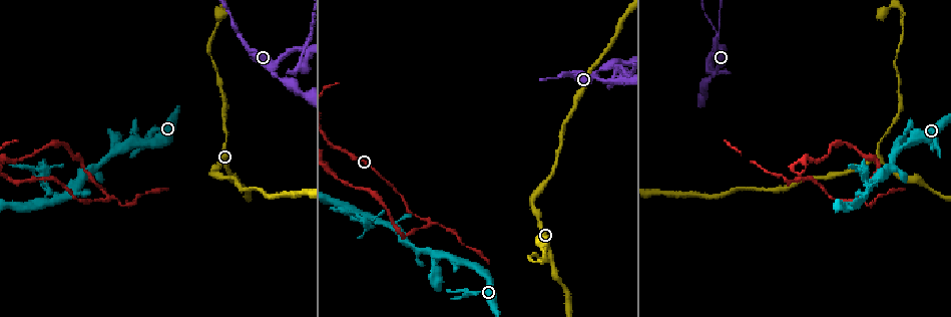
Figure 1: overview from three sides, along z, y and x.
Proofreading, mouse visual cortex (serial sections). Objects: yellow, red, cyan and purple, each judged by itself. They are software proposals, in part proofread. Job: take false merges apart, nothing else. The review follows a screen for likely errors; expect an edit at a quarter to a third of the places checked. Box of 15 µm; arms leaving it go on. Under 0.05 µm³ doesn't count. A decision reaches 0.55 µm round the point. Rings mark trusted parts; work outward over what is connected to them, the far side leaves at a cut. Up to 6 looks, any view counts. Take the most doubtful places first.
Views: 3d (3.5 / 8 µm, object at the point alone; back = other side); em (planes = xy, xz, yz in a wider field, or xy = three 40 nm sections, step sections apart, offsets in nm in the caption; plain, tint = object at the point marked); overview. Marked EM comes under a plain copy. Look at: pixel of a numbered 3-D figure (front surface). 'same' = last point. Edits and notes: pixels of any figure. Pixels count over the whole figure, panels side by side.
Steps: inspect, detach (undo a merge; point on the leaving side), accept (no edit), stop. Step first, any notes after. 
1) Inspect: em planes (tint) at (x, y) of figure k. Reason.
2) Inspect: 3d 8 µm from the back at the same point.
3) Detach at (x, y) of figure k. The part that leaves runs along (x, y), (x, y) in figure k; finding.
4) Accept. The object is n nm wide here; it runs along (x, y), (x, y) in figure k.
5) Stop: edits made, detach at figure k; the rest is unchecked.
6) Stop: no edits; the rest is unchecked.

Inspect: 3d 3.5 µm at (624, 76) of figure 1. Narrows sharply.

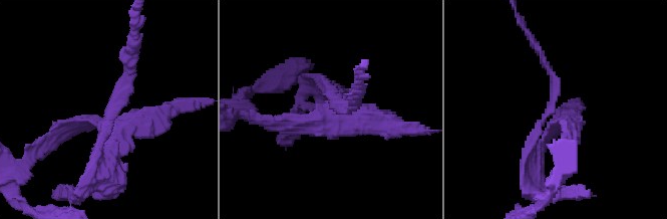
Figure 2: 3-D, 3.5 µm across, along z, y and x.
Inspect: em xy step 3 (tint) at (555, 121) of figure 2. Shape alone is not enough.

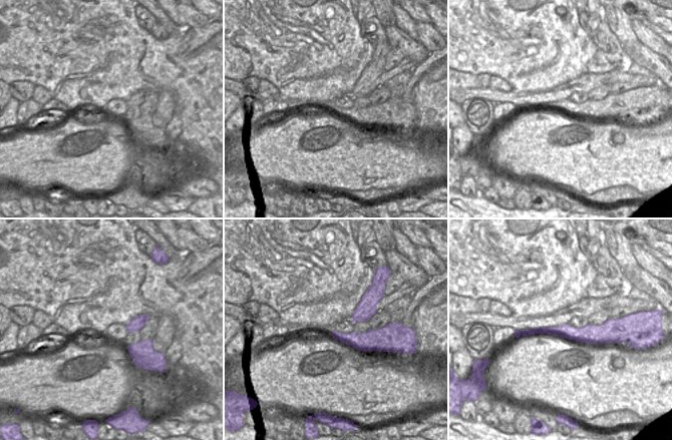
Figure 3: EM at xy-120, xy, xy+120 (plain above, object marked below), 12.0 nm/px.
Detach at (122, 90) of figure 2. The part that leaves runs along (103, 122), (128, 78), (134, 38) in figure 2; a second cell is stuck on.

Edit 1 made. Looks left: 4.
Inspect: 3d 3.5 µm at (545, 261) of figure 1. Three-way junction.

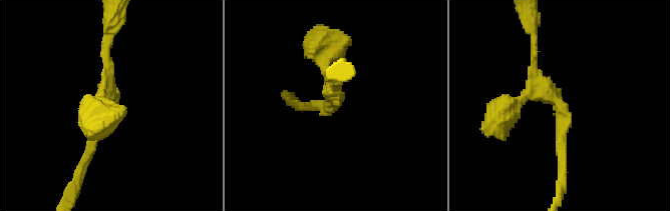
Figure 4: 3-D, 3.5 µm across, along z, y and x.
Inspect: em xy step 3 (tint) at (332, 105) of figure 4. 3 arms meet here; the arms are 150, 200, 200 nm wide; need the tissue.

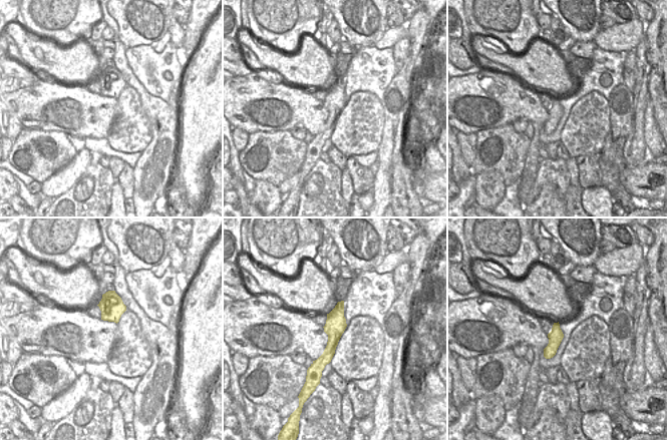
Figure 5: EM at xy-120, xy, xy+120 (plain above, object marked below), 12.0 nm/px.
Inspect: em xy step 5 (tint) at the same point. Cut it another way.

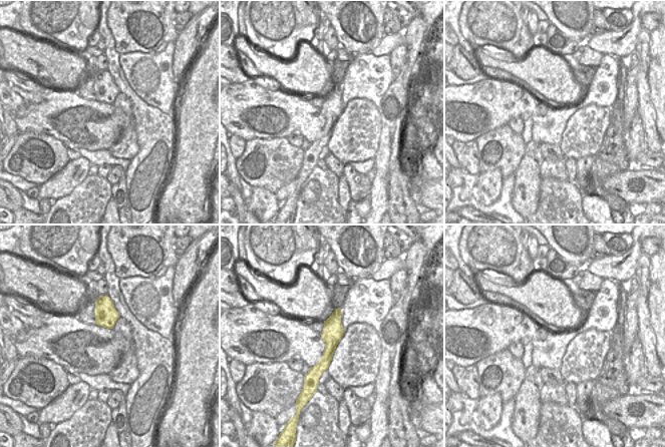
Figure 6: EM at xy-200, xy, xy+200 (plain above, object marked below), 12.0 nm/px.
Accept. It runs along (562, 170), (555, 99), (529, 93), (511, 111) in figure 4; continuous, no second cell.

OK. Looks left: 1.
Stop: edits made, detach at figure 2; the rest is unchecked.

